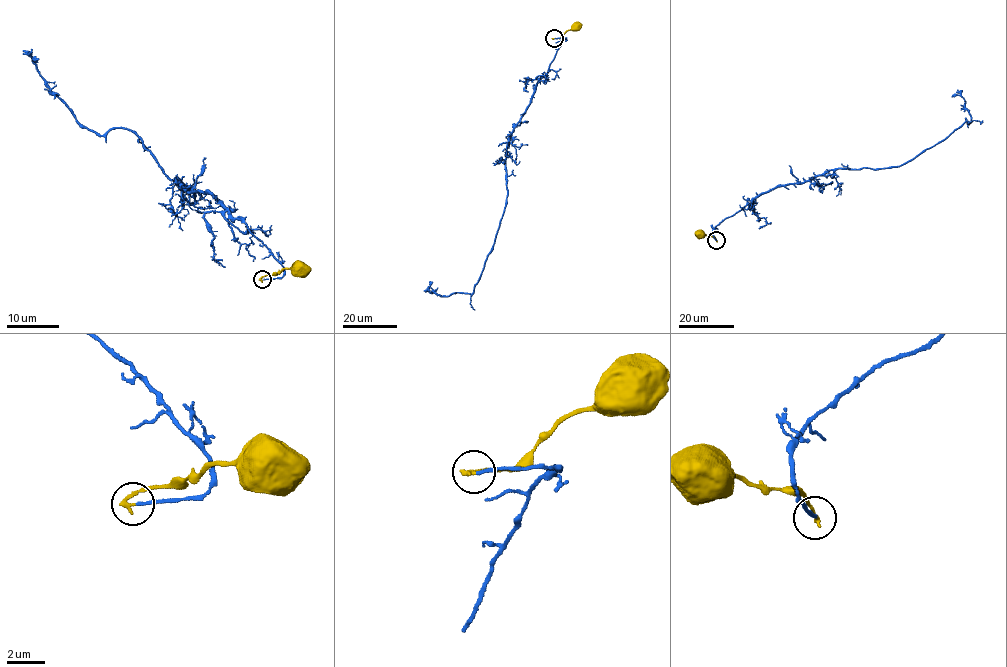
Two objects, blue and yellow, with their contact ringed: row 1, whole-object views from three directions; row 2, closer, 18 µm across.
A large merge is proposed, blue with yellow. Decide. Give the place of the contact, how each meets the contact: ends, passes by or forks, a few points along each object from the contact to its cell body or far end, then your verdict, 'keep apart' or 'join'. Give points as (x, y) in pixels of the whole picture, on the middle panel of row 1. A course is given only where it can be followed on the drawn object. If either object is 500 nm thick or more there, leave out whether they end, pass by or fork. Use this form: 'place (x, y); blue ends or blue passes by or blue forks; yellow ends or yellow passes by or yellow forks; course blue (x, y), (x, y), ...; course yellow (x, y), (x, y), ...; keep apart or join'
place (554, 38); blue ends; yellow ends; course blue (554, 38), (565, 37), (508, 144), (506, 205), (471, 294), (437, 295), (430, 292), (429, 281); course yellow (554, 38), (576, 27); join

